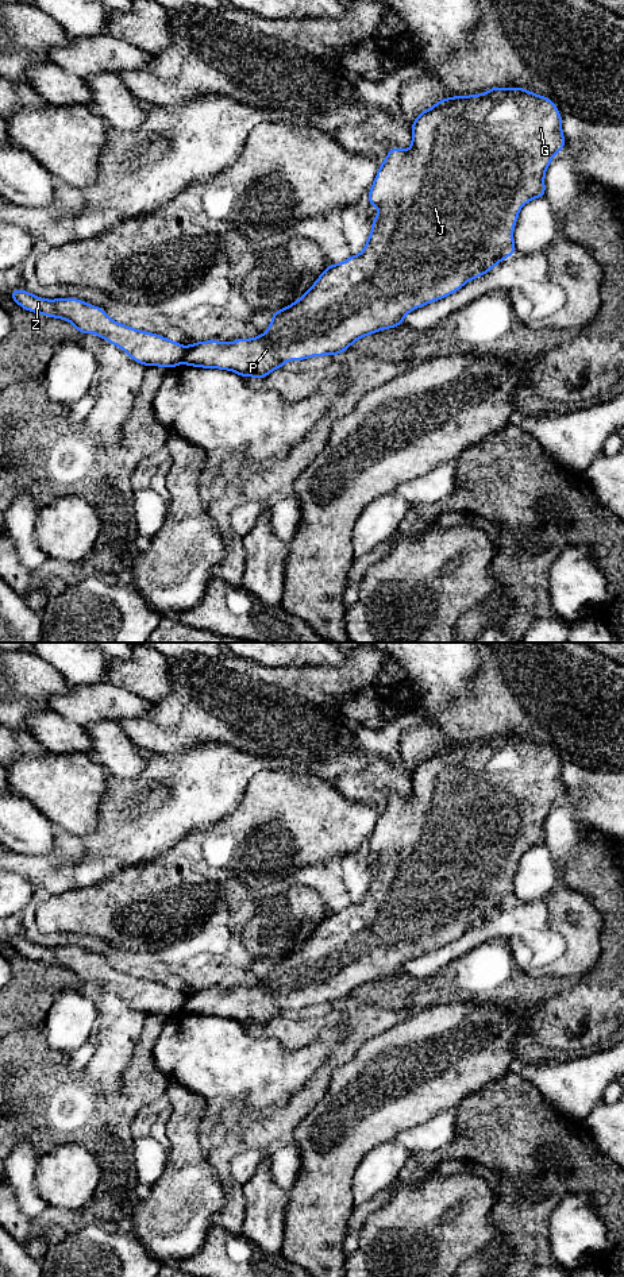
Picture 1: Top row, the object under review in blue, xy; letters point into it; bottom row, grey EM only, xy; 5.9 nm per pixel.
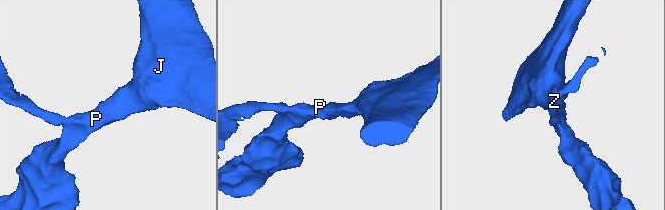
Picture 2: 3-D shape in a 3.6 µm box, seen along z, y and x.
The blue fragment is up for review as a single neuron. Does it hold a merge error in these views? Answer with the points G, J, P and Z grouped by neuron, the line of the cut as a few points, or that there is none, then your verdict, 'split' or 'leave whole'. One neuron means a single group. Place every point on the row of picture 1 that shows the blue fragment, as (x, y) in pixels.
G J P / Z | xy (187, 348), (181, 362) | split

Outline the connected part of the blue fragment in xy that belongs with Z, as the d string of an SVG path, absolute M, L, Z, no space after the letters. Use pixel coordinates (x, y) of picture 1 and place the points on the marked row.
M14 289L9 296L26 310L68 320L80 333L99 335L145 366L170 369L182 363L186 350L182 344L119 324L108 317L103 308L77 298L45 300L19 289Z

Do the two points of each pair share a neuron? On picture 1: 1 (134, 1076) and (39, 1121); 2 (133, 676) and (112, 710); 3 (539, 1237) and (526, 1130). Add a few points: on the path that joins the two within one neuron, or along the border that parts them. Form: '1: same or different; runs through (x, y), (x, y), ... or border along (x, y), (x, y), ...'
1: same; runs through (118, 1102), (107, 1112), (65, 1112)
2: different; border along (107, 681), (124, 687), (149, 702)
3: same; runs through (539, 1210), (540, 1185), (532, 1177), (532, 1157)

